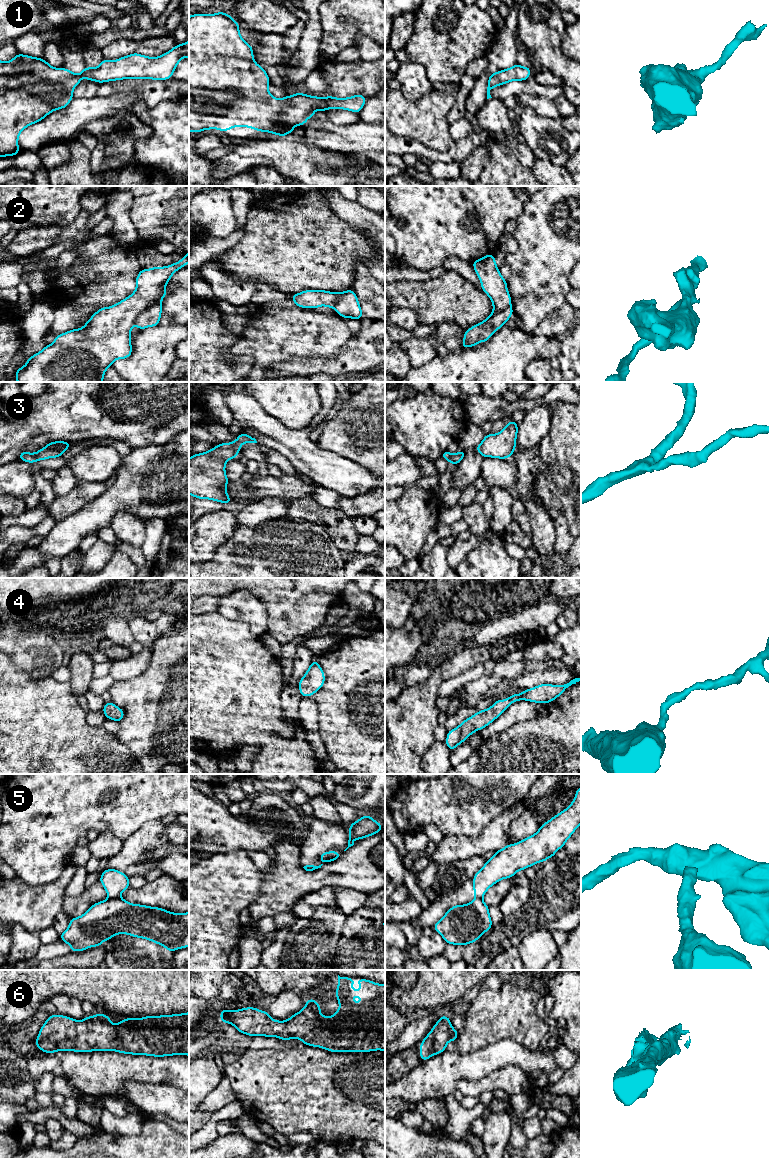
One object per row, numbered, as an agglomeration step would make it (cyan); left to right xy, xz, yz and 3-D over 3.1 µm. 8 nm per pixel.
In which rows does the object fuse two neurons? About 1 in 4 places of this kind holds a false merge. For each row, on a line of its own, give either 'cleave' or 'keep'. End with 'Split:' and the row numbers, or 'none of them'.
1: keep
2: cleave
3: keep
4: keep
5: cleave
6: keep
Split: 2, 5

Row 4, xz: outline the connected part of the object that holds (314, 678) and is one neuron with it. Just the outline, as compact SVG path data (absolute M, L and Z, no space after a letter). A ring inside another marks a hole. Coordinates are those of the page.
M313 660L298 683L301 697L313 696L324 684L324 671L320 667L318 660Z

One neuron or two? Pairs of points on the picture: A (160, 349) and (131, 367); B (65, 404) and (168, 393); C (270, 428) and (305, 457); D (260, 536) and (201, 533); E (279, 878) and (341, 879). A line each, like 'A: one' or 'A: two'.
A: one
B: one
C: one
D: two
E: one

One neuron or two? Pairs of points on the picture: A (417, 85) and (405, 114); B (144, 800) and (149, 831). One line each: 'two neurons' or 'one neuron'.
A: two neurons
B: two neurons

